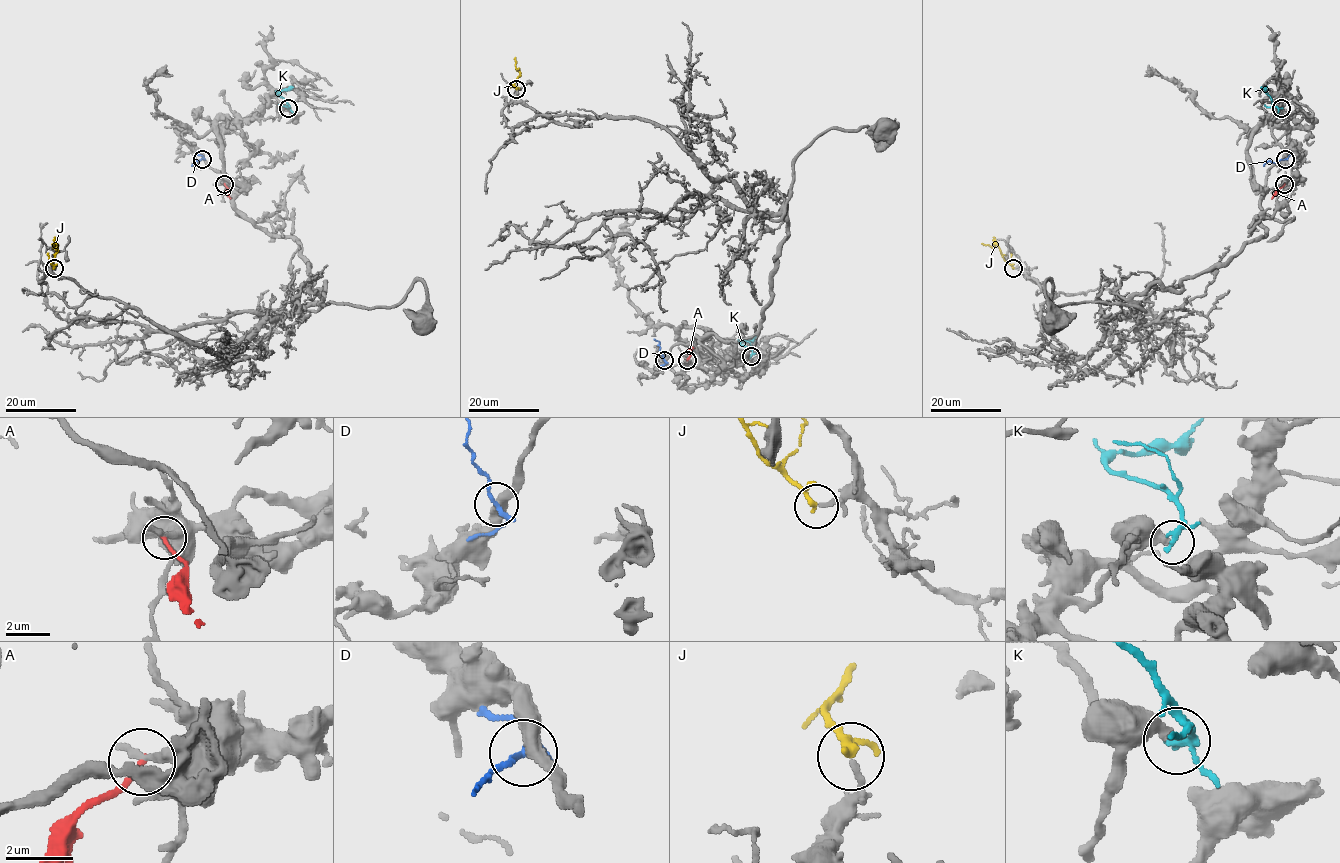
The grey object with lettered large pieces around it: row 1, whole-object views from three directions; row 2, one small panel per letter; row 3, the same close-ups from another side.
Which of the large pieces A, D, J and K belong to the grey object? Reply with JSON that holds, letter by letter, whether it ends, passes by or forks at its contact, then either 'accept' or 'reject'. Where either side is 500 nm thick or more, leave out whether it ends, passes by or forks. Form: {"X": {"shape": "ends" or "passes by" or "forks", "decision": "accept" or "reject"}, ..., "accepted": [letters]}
{"A": {"shape": "ends", "decision": "reject"}, "D": {"shape": "passes by", "decision": "reject"}, "J": {"shape": "passes by", "decision": "accept"}, "K": {"shape": "passes by", "decision": "reject"}, "accepted": ["J"]}

